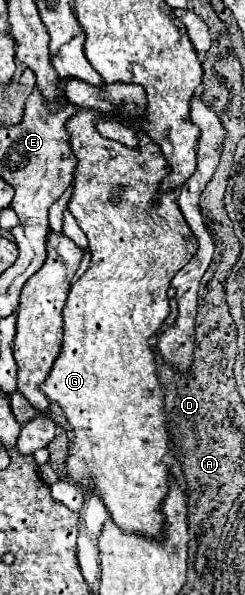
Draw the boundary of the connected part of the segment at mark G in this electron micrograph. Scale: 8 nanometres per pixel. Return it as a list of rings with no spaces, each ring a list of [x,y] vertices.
[[[79,109],[67,121],[69,147],[77,157],[73,195],[67,207],[89,239],[91,267],[69,291],[65,305],[65,345],[39,389],[63,407],[67,421],[73,425],[67,477],[87,489],[99,489],[105,507],[121,529],[155,537],[163,529],[159,505],[167,495],[169,465],[161,459],[169,453],[169,441],[163,393],[155,375],[155,355],[149,337],[161,329],[169,315],[167,289],[171,279],[193,259],[199,243],[179,211],[175,189],[161,191],[161,183],[171,171],[161,149],[145,131],[137,133],[139,145],[135,149],[105,139],[95,129],[101,117],[103,113],[99,111]]]

